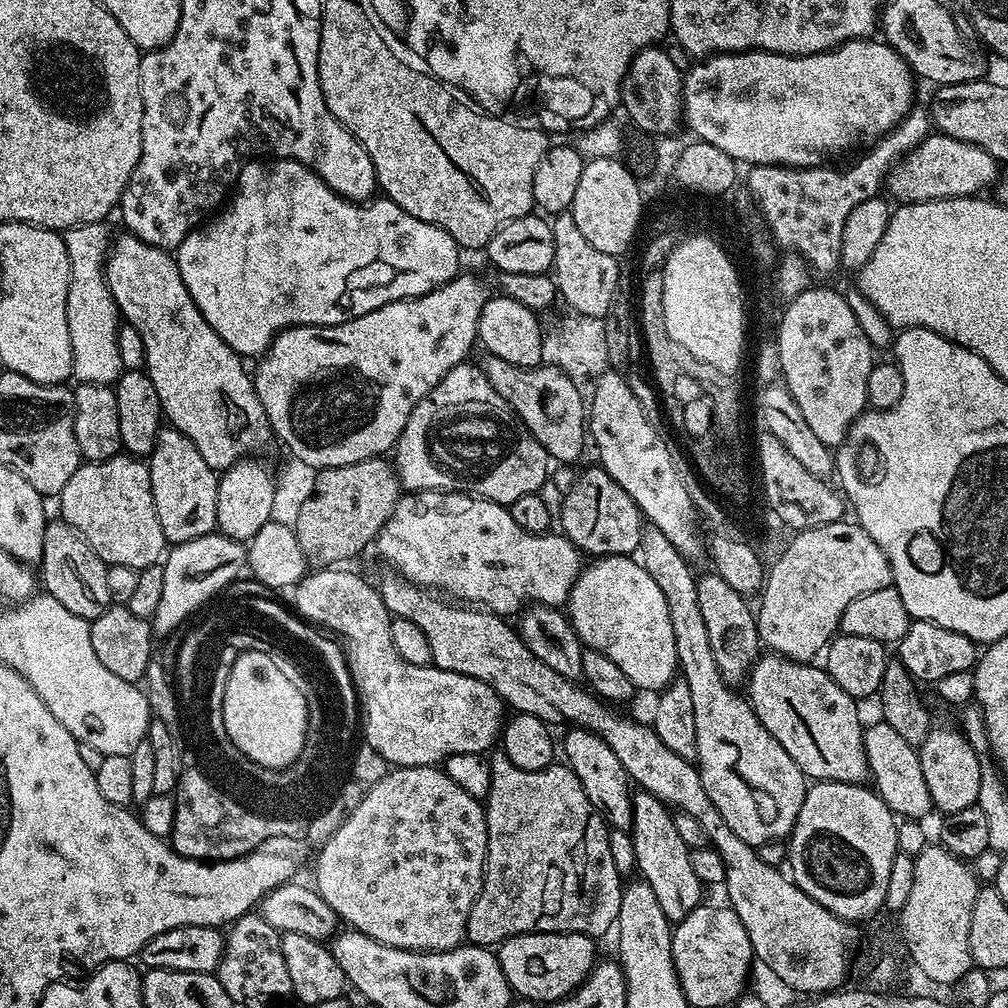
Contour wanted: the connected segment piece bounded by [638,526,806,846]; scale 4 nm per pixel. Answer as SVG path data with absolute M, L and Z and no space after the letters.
M651 526L645 527L642 534L638 559L646 574L654 578L658 590L662 590L666 610L670 610L678 672L686 686L690 686L694 701L694 723L698 726L696 760L710 802L718 806L718 814L726 818L726 826L742 842L759 846L771 840L784 840L791 836L798 810L802 810L806 791L803 770L782 750L770 730L758 722L747 699L722 678L698 603L698 576L692 573L693 565L662 530Z

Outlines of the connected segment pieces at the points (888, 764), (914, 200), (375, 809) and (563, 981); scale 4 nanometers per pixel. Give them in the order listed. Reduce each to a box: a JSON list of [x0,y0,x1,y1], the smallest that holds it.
[[864,719,933,821],[886,134,998,204],[314,764,488,952],[498,932,598,1006]]

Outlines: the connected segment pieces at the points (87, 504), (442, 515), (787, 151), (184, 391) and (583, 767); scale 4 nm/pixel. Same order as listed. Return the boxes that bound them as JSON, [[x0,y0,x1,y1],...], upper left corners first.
[[58,454,166,570],[375,492,582,618],[682,38,914,168],[104,230,274,470],[562,727,632,830]]

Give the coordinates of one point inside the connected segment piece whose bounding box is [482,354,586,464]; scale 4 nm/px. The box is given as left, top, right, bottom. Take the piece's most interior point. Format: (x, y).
(546, 400)

